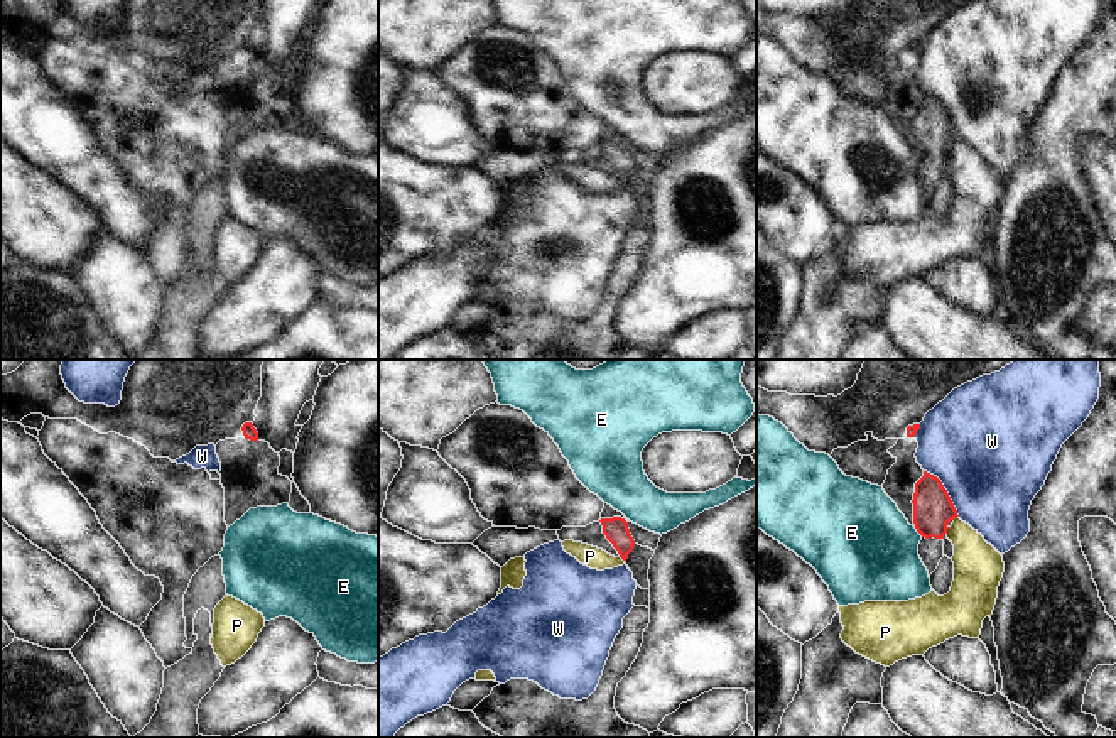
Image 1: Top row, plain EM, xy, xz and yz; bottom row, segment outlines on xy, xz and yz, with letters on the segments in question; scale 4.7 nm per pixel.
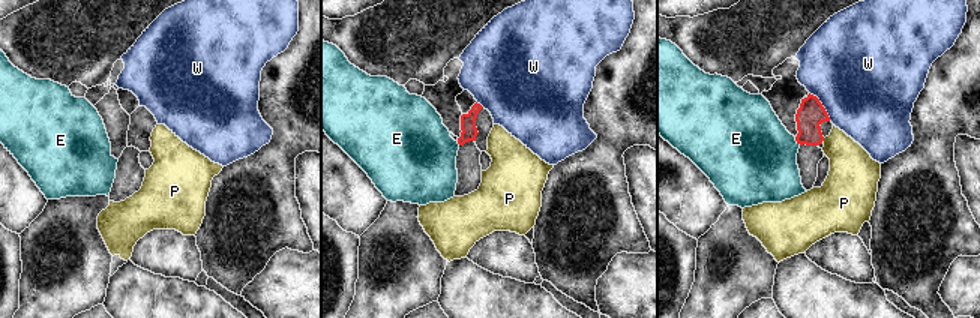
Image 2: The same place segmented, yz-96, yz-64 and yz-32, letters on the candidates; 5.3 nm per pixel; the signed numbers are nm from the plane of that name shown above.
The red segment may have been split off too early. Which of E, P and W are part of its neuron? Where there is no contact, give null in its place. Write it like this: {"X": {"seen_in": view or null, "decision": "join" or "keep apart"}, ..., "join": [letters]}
{"E": {"seen_in": "yz", "decision": "keep apart"}, "P": {"seen_in": "xz", "decision": "keep apart"}, "W": {"seen_in": "yz", "decision": "keep apart"}, "join": []}

